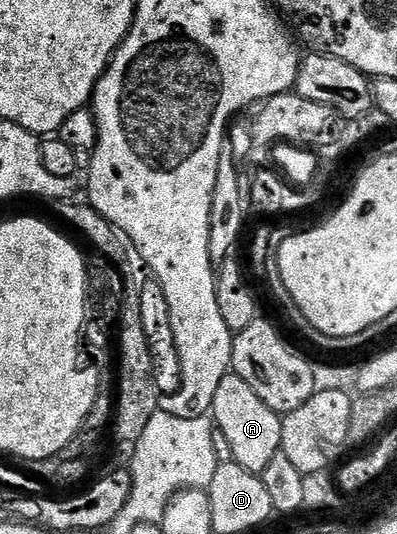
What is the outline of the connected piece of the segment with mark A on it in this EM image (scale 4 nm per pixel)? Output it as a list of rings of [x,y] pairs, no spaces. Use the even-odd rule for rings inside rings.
[[[228,373],[220,386],[216,388],[216,397],[212,408],[212,419],[216,427],[224,433],[231,446],[233,462],[240,464],[244,469],[260,473],[276,457],[282,449],[282,421],[283,416],[277,415],[256,393],[248,381],[239,375]]]

